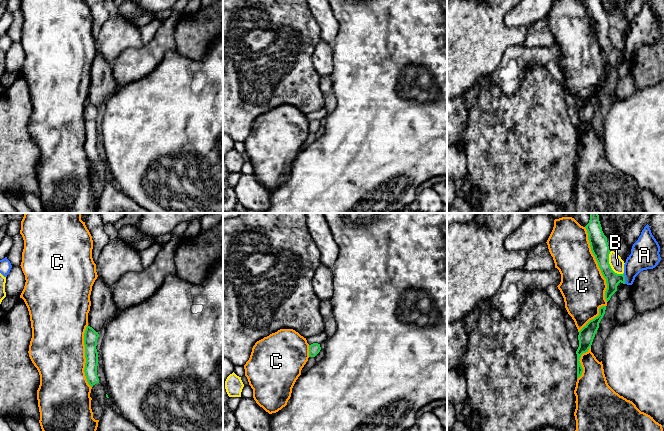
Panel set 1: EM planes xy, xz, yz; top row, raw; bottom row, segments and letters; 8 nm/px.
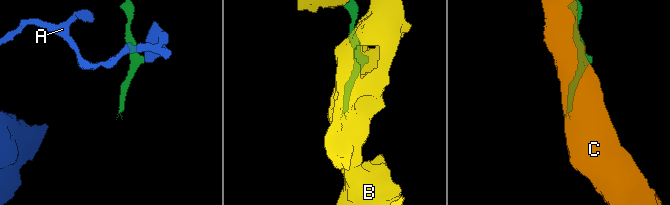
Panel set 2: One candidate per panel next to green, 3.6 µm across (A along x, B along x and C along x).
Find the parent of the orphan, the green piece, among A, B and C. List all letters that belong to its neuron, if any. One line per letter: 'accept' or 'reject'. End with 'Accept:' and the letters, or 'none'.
A: reject
B: reject
C: reject
Accept: none

